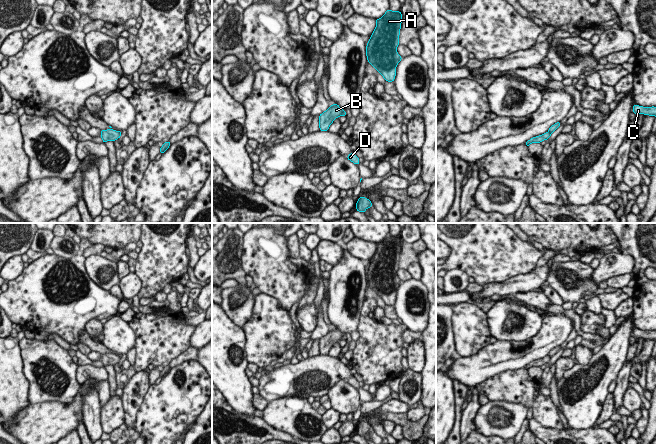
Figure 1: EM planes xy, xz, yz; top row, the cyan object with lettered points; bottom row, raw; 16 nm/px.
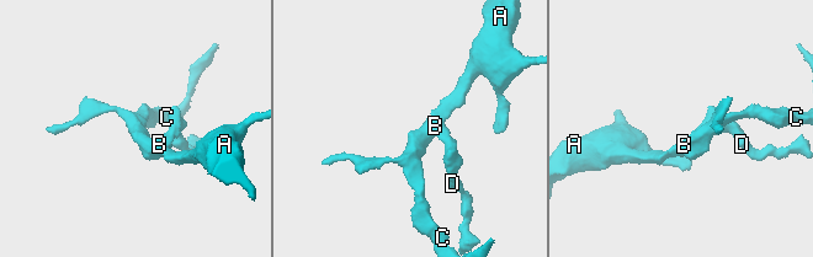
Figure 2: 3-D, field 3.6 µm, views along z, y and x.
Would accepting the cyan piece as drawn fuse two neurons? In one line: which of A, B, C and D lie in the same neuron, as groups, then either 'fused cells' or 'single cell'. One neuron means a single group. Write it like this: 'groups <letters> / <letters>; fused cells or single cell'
groups A B C / D; fused cells

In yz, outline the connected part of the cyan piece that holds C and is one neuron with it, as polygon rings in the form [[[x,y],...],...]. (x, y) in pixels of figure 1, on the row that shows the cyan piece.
[[[633,105],[633,112],[638,116],[640,113],[643,113],[645,116],[655,116],[656,117],[656,107],[642,107],[639,105]]]

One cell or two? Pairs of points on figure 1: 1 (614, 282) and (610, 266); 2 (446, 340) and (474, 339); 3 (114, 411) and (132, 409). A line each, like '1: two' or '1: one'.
1: two
2: two
3: two

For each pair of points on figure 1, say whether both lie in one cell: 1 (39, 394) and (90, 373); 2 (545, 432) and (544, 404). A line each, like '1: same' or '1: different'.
1: different
2: different

